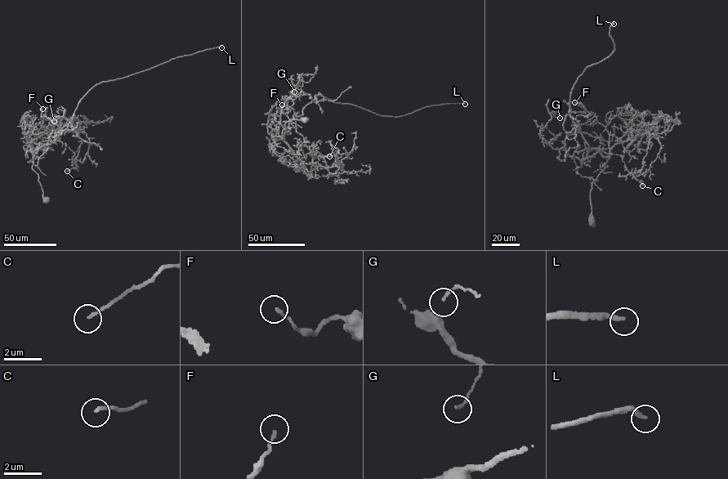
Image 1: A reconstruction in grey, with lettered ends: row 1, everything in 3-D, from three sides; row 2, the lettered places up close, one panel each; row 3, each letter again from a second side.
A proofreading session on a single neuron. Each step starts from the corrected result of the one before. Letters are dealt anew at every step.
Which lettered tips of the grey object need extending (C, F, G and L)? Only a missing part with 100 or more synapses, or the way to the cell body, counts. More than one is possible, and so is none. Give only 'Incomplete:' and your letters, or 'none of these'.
Incomplete: L

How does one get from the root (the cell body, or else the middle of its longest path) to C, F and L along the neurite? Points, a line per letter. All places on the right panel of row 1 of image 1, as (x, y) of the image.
C: (591, 222), (591, 184), (610, 149), (658, 133), (661, 148), (649, 170), (633, 174), (642, 185)
F: (591, 222), (591, 184), (609, 157), (589, 149), (576, 125), (564, 129), (566, 115), (584, 112), (574, 102)
L: (591, 222), (591, 184), (609, 157), (589, 149), (569, 113), (569, 95), (586, 67), (614, 50), (614, 24)

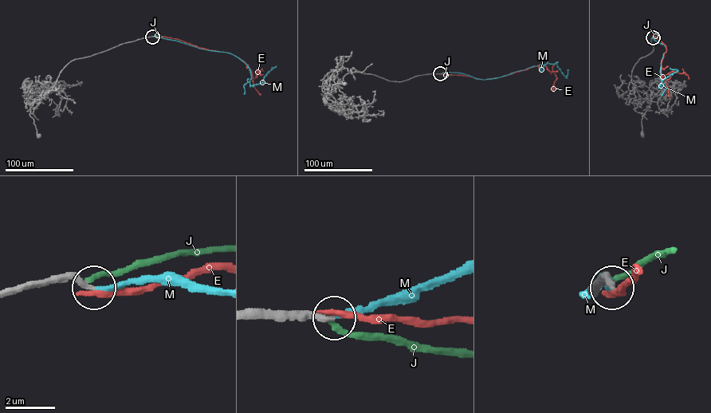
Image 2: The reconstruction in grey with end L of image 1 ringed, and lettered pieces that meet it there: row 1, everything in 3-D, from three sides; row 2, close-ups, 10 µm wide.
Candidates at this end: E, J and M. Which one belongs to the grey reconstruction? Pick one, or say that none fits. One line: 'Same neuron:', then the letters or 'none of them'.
Same neuron: M

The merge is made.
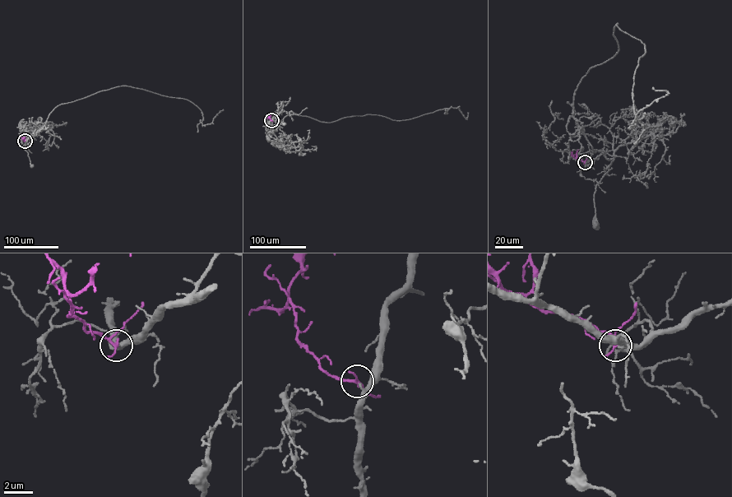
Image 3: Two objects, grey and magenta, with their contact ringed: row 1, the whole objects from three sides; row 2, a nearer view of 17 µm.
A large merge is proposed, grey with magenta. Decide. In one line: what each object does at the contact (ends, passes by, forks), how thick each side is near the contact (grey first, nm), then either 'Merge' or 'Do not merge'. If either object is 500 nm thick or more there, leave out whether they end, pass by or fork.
At the ring grey passes by. At the ring magenta forks. Thickness 190 nm (grey) against 150 nm. Merge

